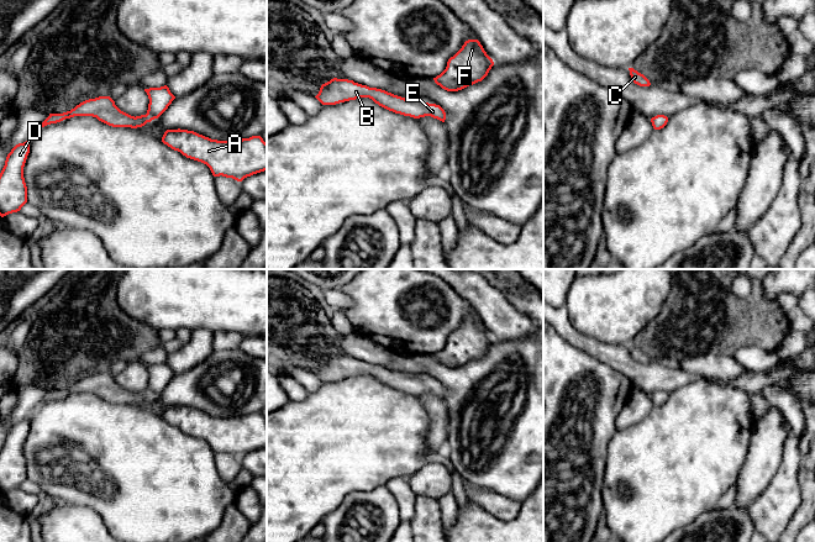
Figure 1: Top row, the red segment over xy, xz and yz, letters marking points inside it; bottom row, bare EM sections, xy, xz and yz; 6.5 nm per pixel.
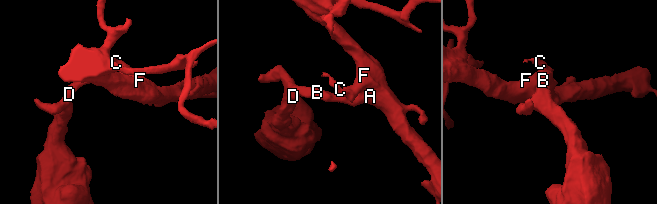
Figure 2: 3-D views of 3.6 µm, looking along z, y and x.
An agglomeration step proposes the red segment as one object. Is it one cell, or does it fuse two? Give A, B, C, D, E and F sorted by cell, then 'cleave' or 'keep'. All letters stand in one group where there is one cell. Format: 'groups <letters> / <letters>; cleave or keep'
groups A B C D E F; keep

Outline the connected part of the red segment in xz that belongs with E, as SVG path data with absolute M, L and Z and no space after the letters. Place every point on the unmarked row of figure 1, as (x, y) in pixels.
M333 354L321 362L315 373L322 381L336 381L340 379L369 374L379 383L414 395L431 393L442 399L446 396L445 386L436 380L425 379L421 375L409 377L382 365L369 364L348 356Z

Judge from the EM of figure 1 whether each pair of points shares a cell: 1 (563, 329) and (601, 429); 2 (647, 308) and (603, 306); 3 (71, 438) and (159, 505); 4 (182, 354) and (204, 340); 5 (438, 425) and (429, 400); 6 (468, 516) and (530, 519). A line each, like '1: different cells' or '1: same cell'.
1: different cells
2: same cell
3: same cell
4: same cell
5: same cell
6: same cell

